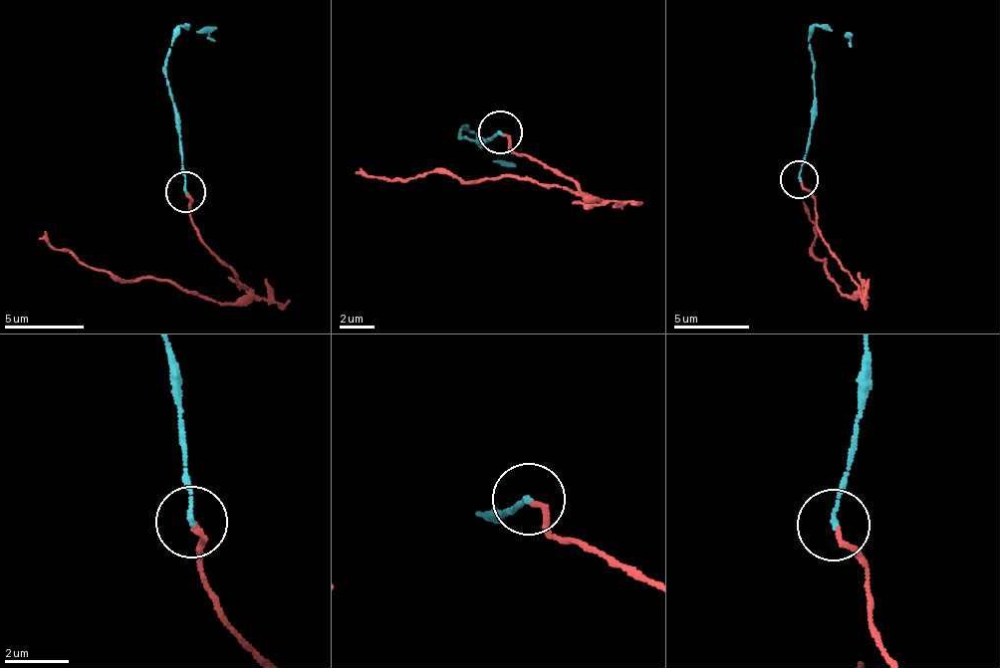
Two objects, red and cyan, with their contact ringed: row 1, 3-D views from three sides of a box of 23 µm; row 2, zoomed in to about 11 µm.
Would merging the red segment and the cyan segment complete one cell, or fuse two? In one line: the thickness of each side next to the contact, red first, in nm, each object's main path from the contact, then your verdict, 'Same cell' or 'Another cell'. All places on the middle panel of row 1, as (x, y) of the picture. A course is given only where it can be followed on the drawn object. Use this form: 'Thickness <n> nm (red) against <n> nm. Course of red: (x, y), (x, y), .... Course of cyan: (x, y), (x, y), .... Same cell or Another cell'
Thickness 160 nm (red) against 130 nm. Course of red: (499, 133), (511, 153), (559, 167), (594, 197), (512, 176), (498, 179), (437, 171), (382, 178), (361, 167). Course of cyan: (499, 133), (462, 136), (460, 127), (493, 160), (517, 165). Another cell

